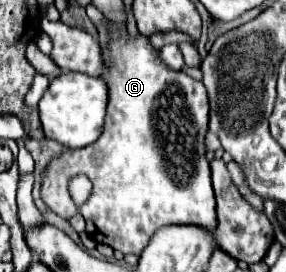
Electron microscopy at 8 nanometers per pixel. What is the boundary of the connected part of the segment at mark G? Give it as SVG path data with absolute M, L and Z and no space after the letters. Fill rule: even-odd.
M108 21L108 49L102 49L104 55L104 73L100 75L108 87L108 109L104 119L102 135L82 147L82 149L64 149L56 159L50 159L42 171L40 197L50 211L62 219L70 219L76 213L82 213L90 233L90 219L94 223L94 237L98 243L106 243L116 251L140 255L154 231L162 225L190 225L196 223L210 231L216 231L216 203L210 183L210 163L206 159L206 131L208 131L208 93L202 81L188 77L182 71L172 71L158 57L158 49L152 47L150 37L138 33L130 35L126 27ZM84 173L92 183L92 195L82 205L76 207L68 195L68 179Z

